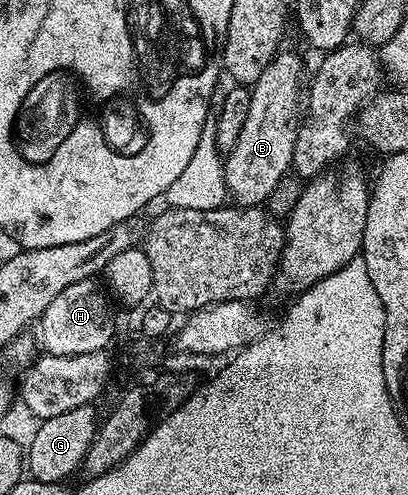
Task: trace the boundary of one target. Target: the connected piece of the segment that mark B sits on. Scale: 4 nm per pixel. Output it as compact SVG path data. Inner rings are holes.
M287 50L277 52L270 66L266 66L255 84L251 85L250 91L252 97L246 123L238 133L234 150L230 150L223 161L224 185L228 187L228 196L245 208L254 208L268 201L278 182L289 175L292 167L298 128L296 111L302 108L299 58Z

